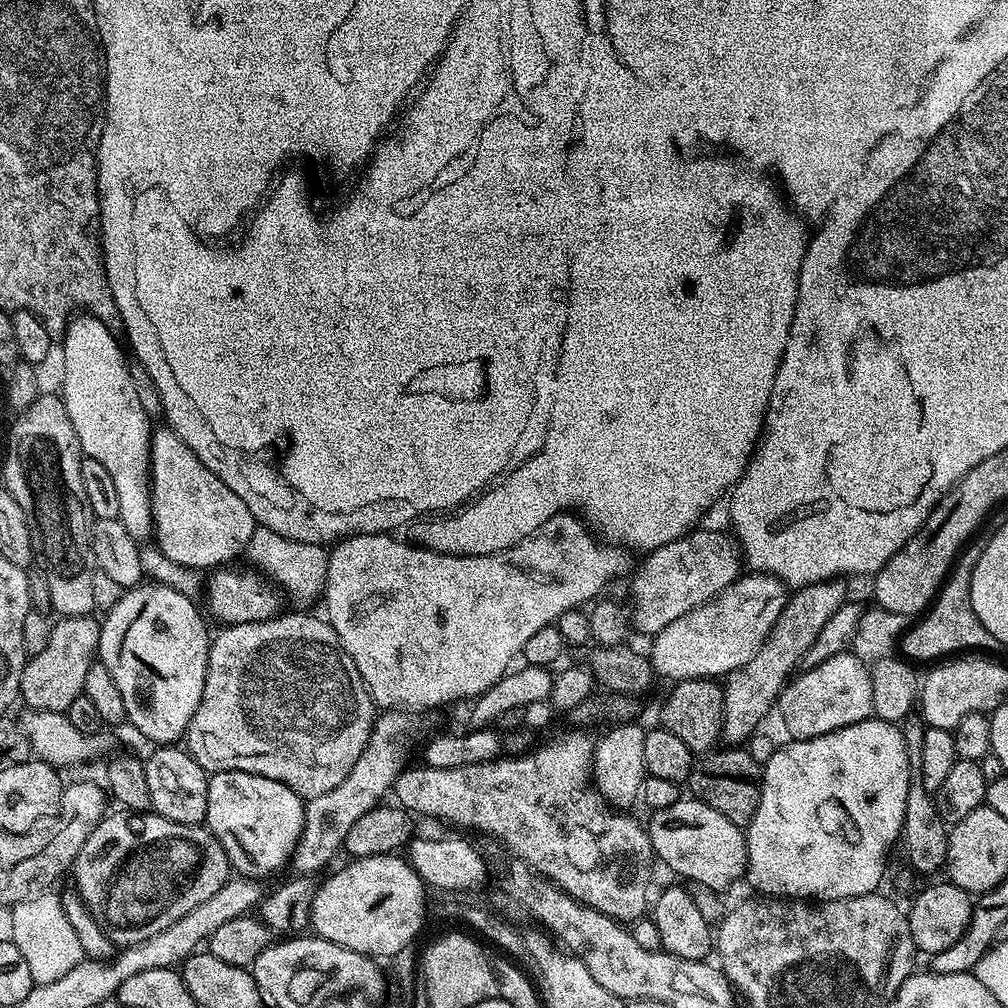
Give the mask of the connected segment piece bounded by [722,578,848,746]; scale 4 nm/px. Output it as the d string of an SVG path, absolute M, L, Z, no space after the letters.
M837 578L795 589L789 595L782 614L778 616L778 622L772 627L771 634L766 638L766 642L762 642L758 654L754 654L754 658L750 658L750 662L746 662L738 670L728 673L722 684L724 691L722 740L725 745L743 745L759 729L756 727L759 726L760 720L767 718L768 711L771 708L773 711L777 707L780 693L784 691L784 686L793 673L803 665L804 655L810 650L810 646L814 645L822 626L826 625L826 622L845 604L848 588L844 584L847 583Z

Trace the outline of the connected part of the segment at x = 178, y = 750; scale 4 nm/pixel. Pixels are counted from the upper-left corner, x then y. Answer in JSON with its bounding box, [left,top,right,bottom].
[144,746,209,825]

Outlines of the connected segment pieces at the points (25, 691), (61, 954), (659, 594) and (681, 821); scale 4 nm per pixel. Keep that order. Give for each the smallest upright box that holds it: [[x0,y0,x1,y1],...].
[[20,615,101,713],[11,890,84,984],[630,529,742,636],[646,798,748,894]]

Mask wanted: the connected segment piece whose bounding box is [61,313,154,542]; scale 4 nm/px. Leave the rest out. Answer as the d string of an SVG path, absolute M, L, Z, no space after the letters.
M88 313L75 315L67 326L67 330L62 337L62 360L64 362L64 392L62 391L62 399L66 406L66 414L70 414L70 422L74 422L74 434L78 434L78 442L80 443L80 451L84 456L94 458L94 462L102 462L102 466L106 466L106 470L110 470L110 478L114 478L114 490L118 493L118 510L122 526L126 528L129 534L136 542L144 542L144 540L153 535L152 526L152 494L150 491L150 465L148 463L148 452L152 448L152 428L148 426L148 416L144 413L144 404L140 401L140 392L136 389L136 380L132 377L132 372L128 369L129 357L123 354L117 340L114 338L115 333L108 328L100 319L89 316Z

